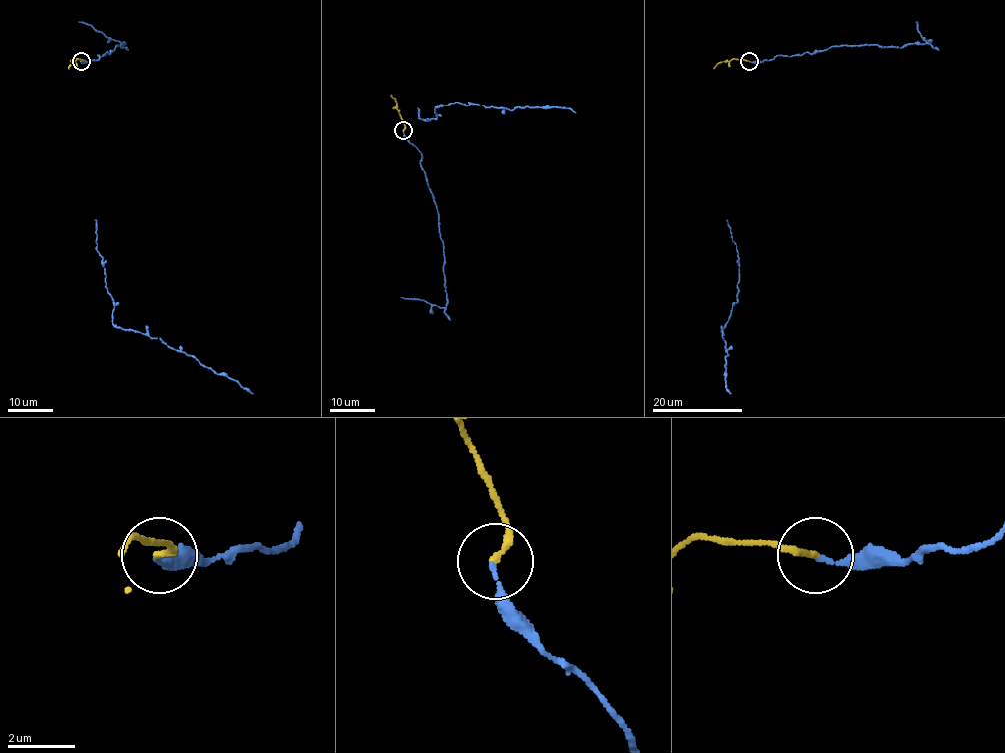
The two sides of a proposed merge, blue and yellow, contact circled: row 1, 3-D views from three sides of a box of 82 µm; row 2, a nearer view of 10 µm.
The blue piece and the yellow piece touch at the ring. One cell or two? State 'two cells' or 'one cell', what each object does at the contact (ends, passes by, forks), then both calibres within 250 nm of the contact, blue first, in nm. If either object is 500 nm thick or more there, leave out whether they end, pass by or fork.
one cell; blue ends there; yellow ends there; 150 nm thick on the blue side, 200 nm on the other

